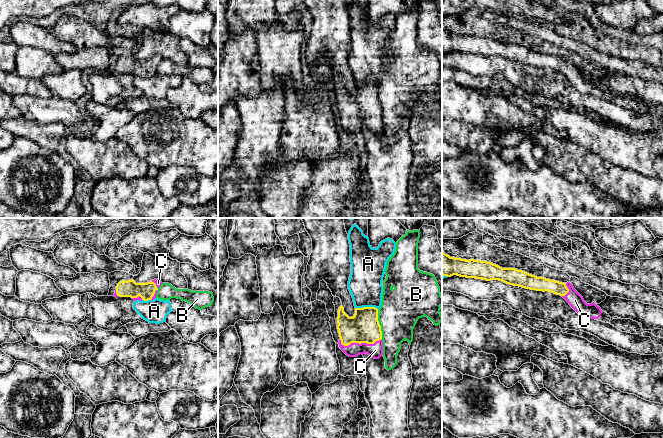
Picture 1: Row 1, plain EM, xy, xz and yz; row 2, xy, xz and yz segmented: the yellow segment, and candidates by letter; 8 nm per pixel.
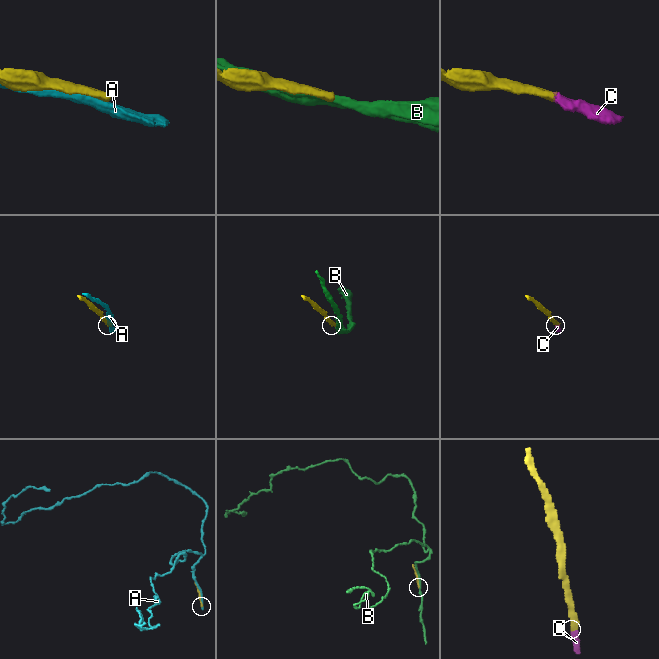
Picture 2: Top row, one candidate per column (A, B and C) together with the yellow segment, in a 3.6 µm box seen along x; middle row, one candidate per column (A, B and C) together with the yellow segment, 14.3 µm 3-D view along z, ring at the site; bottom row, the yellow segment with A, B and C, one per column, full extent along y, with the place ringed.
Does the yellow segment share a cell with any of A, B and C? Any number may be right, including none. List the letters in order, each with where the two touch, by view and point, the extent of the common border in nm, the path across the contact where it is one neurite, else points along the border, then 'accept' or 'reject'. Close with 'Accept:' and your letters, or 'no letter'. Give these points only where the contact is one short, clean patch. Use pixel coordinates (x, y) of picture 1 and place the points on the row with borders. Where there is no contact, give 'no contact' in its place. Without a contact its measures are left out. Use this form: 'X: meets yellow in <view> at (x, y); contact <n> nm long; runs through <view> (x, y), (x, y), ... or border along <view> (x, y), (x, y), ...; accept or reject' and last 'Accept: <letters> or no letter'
A: meets yellow in xz at (367, 307); contact 190 nm long; reject
B: meets yellow in xz at (380, 326); contact 220 nm long; reject
C: meets yellow in xz at (359, 343); contact 340 nm long; runs through xz (363, 327), (359, 343), (368, 343), (375, 350); accept
Accept: C

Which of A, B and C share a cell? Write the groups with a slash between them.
A / B / C

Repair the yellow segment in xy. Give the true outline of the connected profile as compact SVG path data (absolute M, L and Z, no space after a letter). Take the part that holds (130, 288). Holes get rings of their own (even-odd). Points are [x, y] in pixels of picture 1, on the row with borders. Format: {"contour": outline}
{"contour": "M133 279L128 281L120 281L114 293L114 297L131 297L136 300L154 300L156 298L157 290L162 282L154 279L147 283L136 283Z"}

